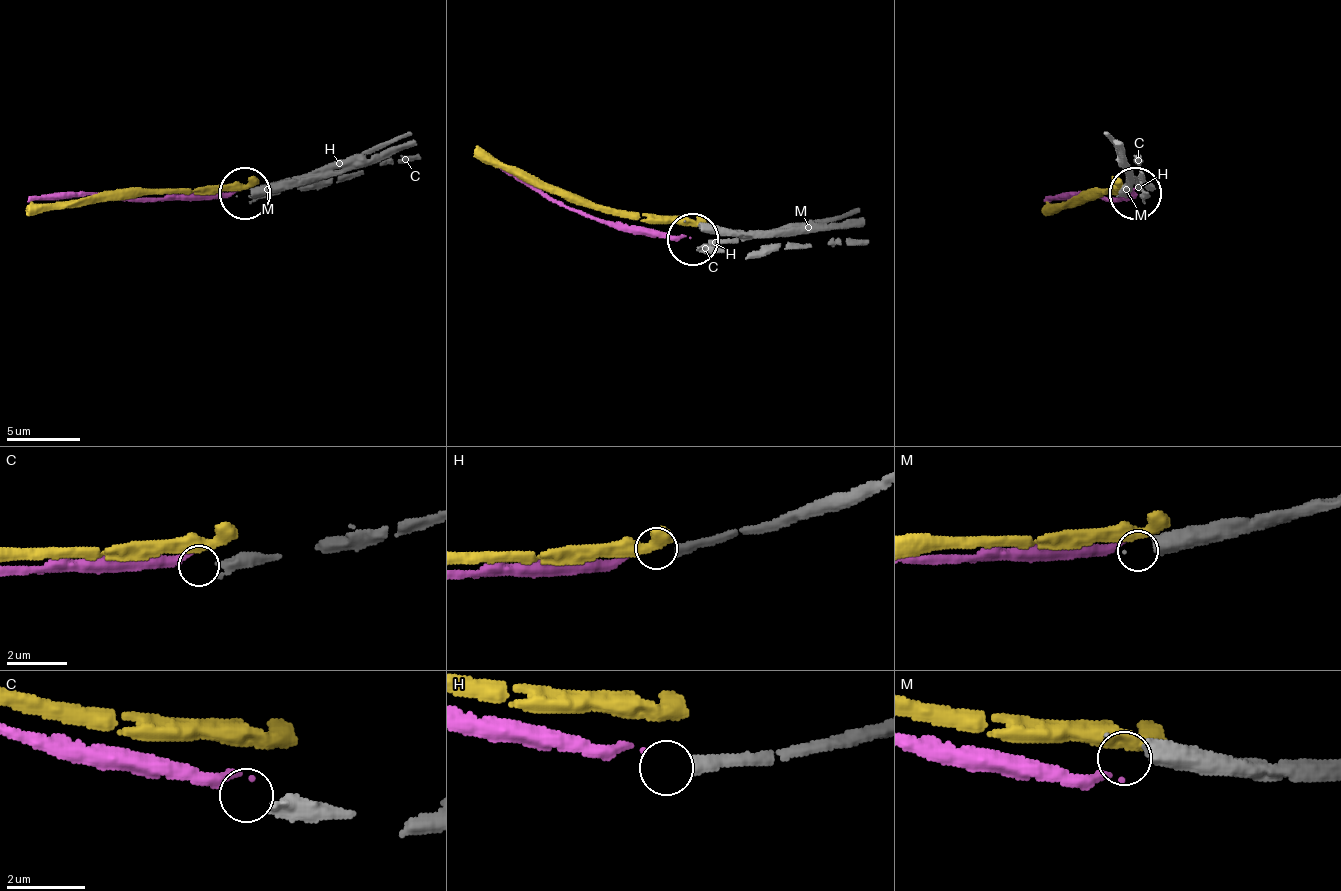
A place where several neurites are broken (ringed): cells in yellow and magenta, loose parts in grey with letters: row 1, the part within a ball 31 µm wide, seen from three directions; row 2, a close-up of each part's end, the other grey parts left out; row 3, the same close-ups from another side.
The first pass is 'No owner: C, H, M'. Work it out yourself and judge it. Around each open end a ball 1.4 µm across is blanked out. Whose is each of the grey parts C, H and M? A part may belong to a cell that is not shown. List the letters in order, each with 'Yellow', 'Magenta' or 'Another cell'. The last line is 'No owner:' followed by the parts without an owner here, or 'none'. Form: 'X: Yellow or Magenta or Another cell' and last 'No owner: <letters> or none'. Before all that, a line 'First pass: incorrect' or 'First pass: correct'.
First pass: correct
C: Another cell
H: Another cell
M: Another cell
No owner: C, H, M

